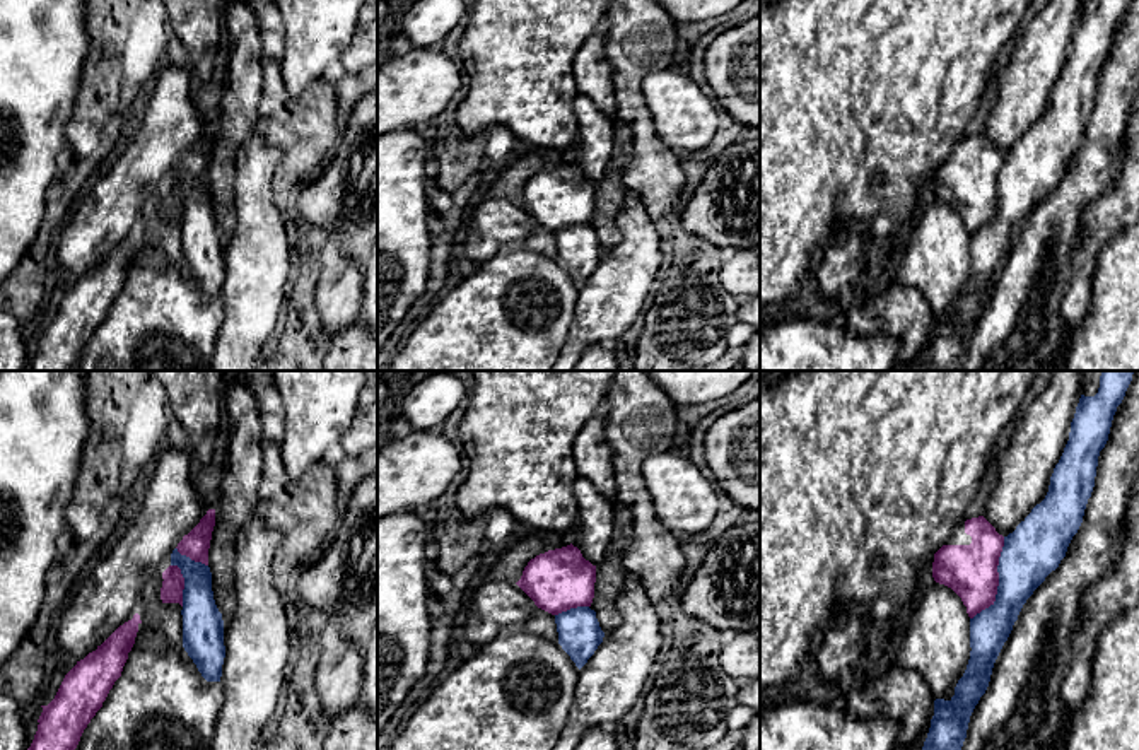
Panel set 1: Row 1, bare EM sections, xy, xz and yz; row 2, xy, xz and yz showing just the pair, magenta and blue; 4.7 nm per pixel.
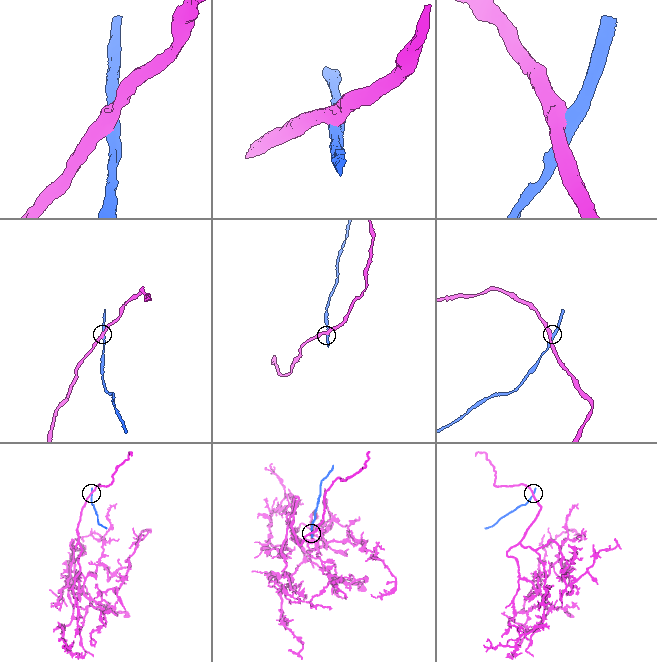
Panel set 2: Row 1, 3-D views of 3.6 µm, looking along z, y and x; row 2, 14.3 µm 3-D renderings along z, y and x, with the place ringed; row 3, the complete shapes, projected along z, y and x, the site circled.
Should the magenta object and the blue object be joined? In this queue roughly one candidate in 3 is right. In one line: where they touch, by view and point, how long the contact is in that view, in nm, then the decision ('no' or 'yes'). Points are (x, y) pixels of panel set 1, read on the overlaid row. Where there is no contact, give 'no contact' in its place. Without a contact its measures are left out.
yz (998, 581) | 420 nm | no

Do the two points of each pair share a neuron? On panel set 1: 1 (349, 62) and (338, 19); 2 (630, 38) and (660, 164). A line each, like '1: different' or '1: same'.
1: different
2: same

